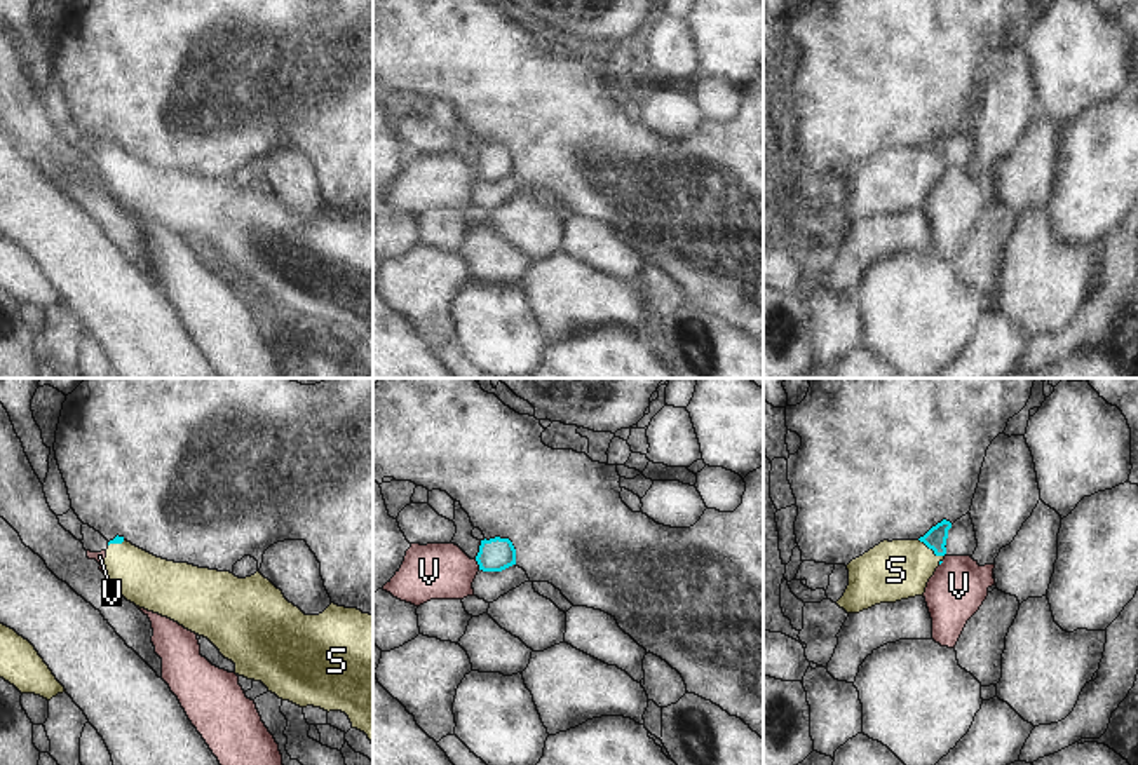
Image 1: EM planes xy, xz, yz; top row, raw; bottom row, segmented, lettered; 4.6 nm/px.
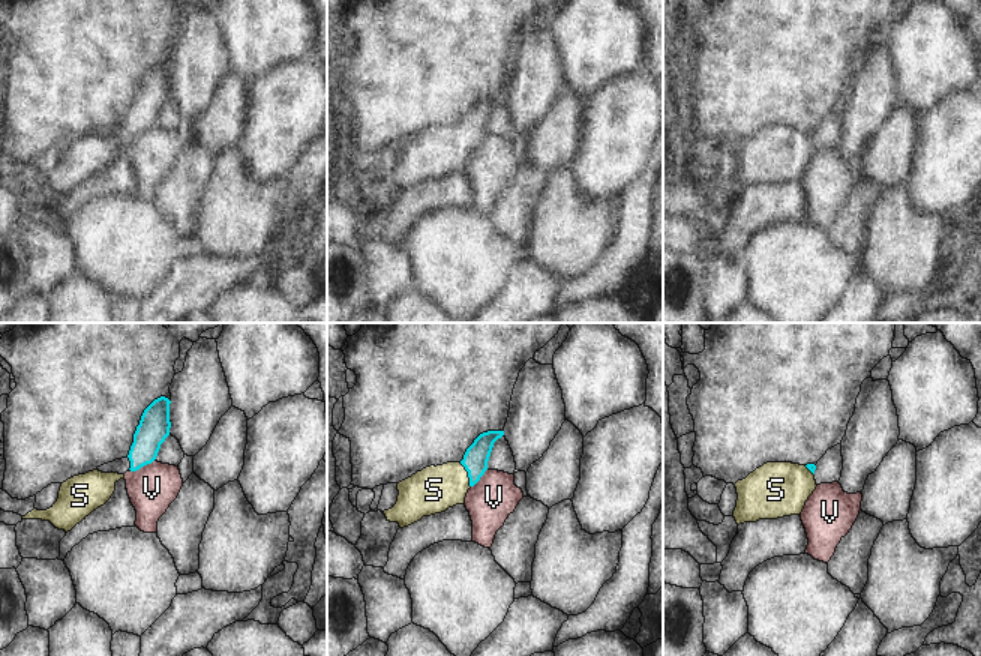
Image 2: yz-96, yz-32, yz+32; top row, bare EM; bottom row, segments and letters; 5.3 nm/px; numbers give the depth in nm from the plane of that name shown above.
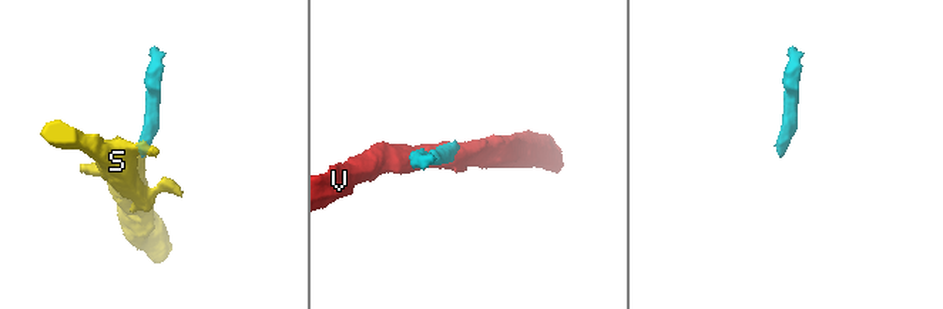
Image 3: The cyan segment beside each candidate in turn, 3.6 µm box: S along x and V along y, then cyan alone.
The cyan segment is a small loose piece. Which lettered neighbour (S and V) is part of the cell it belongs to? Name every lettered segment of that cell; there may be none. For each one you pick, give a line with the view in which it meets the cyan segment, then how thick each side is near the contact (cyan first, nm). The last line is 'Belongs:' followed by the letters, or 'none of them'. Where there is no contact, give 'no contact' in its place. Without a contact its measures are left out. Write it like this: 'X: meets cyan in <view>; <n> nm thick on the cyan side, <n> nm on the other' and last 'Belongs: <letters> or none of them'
S: meets cyan in yz; 100 nm thick on the cyan side, 280 nm on the other
Belongs: S

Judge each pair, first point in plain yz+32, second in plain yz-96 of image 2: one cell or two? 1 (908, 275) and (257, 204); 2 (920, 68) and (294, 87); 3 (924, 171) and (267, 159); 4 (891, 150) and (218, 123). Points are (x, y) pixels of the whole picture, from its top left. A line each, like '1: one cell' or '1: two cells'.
1: one cell
2: two cells
3: one cell
4: one cell

